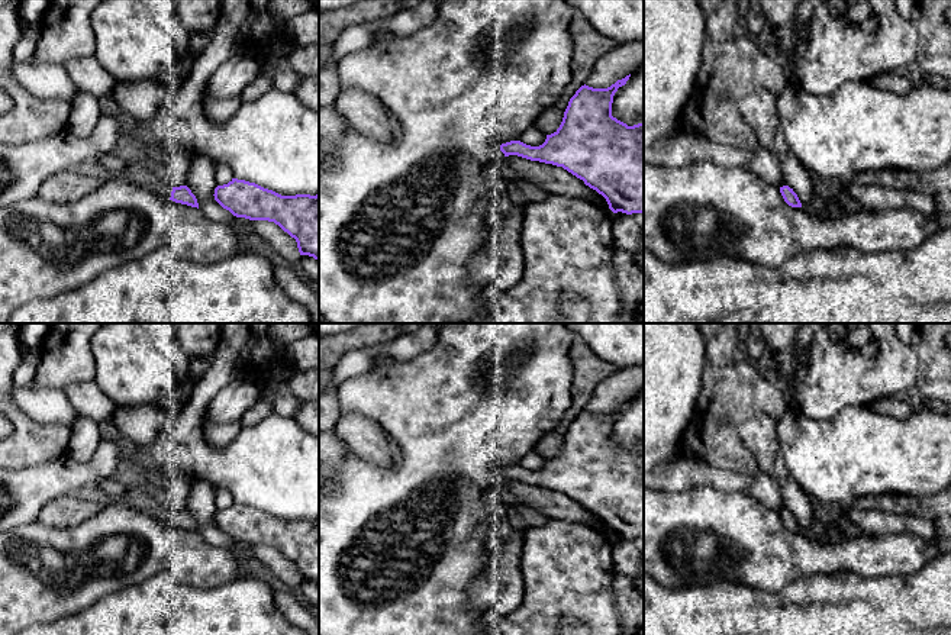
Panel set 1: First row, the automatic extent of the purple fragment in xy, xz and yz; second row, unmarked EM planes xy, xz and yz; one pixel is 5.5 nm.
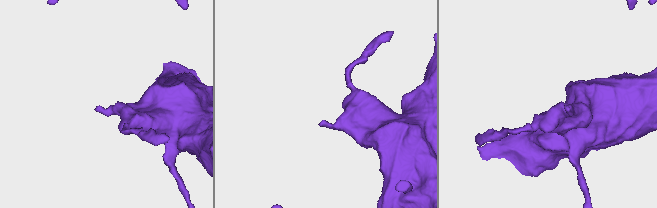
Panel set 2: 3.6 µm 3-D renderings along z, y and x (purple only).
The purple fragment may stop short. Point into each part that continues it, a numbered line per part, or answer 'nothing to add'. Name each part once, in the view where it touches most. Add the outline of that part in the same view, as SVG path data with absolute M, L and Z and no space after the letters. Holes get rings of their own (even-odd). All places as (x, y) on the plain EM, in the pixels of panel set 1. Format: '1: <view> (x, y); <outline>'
1: xy (134, 496); M129 486L120 496L132 509L141 510L164 523L171 522L173 512L149 497L141 487Z

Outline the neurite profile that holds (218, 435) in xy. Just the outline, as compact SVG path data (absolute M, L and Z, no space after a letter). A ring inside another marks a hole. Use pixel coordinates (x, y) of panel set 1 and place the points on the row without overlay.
M203 420L203 433L212 448L222 449L228 447L241 432L239 420L229 423L206 422Z

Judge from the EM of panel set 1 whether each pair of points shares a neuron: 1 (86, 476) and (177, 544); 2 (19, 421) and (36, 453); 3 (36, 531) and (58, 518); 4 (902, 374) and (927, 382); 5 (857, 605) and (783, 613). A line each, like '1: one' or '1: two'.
1: two
2: one
3: two
4: two
5: one

